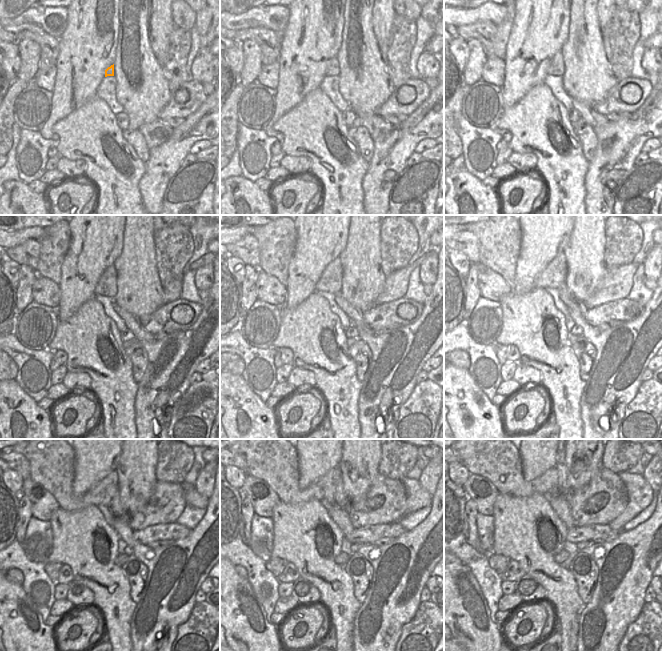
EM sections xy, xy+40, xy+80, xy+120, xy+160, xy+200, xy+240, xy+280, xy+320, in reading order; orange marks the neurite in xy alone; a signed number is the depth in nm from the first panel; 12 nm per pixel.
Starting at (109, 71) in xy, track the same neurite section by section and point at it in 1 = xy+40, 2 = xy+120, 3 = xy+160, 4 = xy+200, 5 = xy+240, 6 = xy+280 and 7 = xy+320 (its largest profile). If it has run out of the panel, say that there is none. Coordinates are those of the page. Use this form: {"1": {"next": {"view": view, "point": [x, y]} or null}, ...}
{"1": {"next": {"view": "xy+40", "point": [332, 68]}}, "2": {"next": {"view": "xy+120", "point": [107, 284]}}, "3": {"next": {"view": "xy+160", "point": [330, 281]}}, "4": {"next": {"view": "xy+200", "point": [553, 276]}}, "5": {"next": {"view": "xy+240", "point": [106, 492]}}, "6": {"next": {"view": "xy+280", "point": [329, 487]}}, "7": {"next": {"view": "xy+320", "point": [554, 481]}}}

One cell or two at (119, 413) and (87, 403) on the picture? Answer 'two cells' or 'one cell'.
two cells

